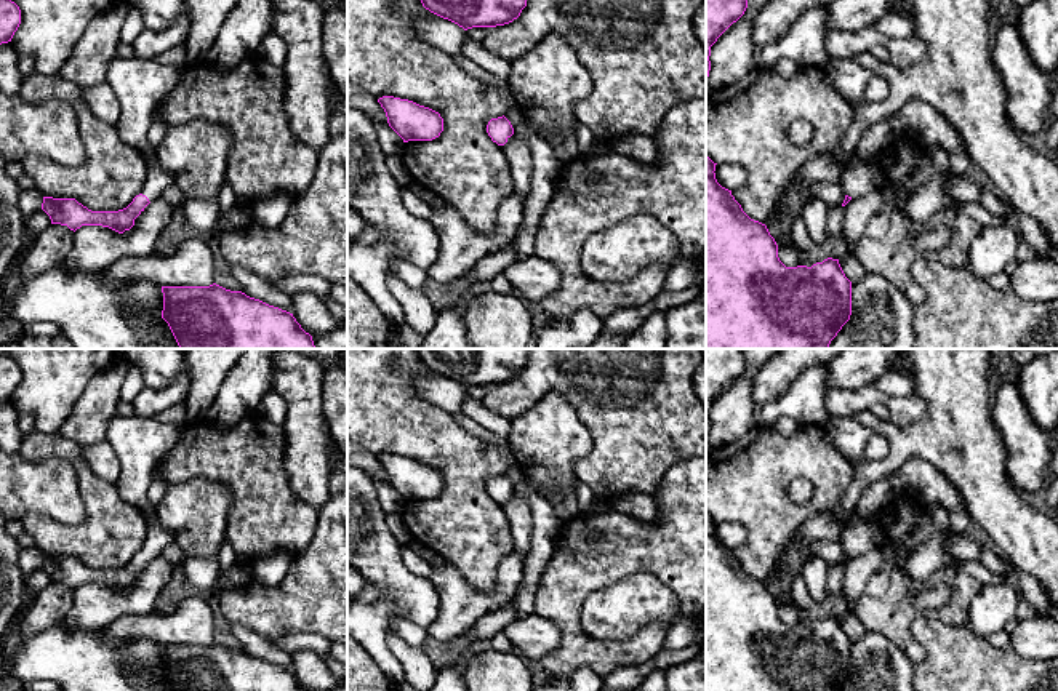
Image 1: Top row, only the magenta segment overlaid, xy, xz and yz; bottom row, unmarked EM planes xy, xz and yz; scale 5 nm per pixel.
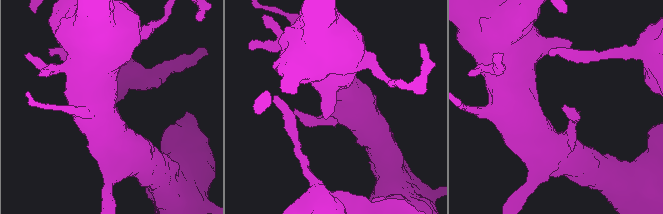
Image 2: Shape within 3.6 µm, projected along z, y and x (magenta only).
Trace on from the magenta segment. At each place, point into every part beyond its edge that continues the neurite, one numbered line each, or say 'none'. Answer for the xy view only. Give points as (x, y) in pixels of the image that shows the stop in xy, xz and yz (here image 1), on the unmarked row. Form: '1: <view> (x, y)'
1: xy (157, 538)

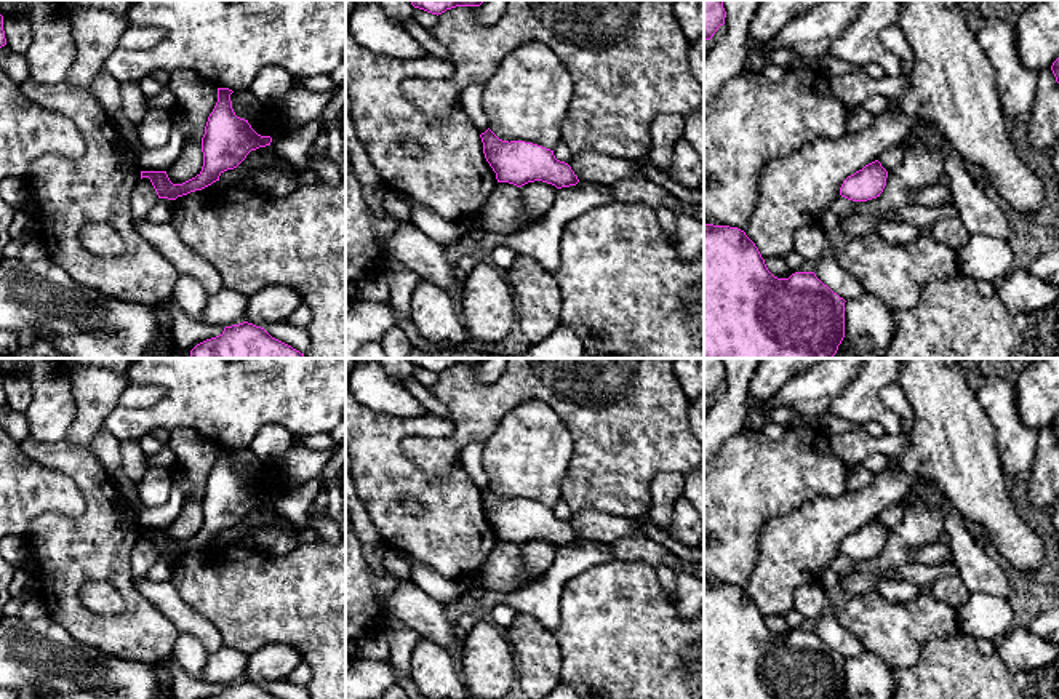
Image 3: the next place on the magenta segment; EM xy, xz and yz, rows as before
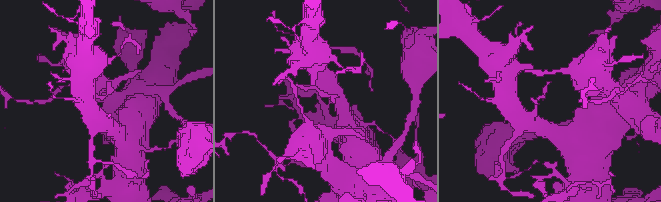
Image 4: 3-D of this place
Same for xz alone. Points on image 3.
none

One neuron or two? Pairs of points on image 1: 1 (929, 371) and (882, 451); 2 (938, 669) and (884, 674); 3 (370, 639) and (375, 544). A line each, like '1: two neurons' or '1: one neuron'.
1: two neurons
2: two neurons
3: one neuron

